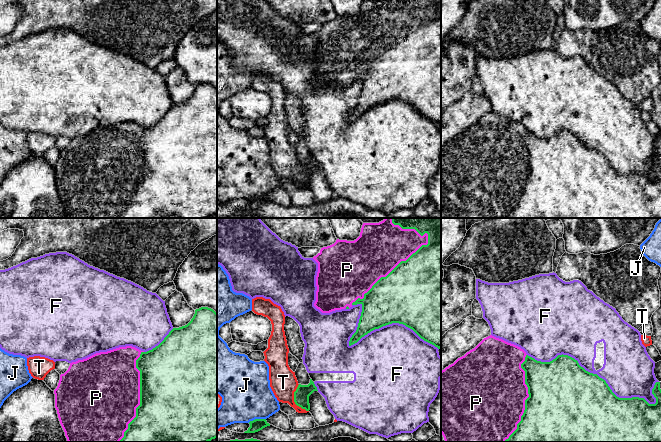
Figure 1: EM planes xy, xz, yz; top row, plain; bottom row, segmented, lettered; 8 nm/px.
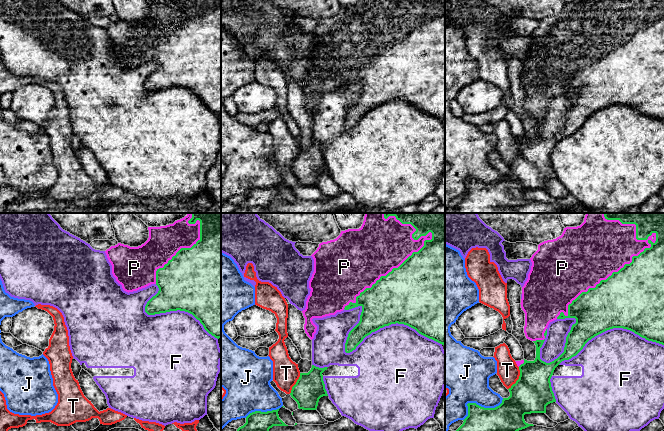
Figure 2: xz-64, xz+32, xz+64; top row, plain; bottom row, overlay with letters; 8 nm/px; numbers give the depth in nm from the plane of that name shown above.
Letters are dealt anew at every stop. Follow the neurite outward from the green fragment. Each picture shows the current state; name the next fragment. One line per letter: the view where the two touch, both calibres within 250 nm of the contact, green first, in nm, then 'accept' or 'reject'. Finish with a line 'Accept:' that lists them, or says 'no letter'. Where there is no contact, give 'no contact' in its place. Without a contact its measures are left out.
F: meets green in yz; 500 nm thick on the green side, 340 nm on the other; reject
J: meets green in xz; 100 nm thick on the green side, 400 nm on the other; reject
P: meets green in xz; 500 nm thick on the green side, 380 nm on the other; accept
T: meets green in xz; 130 nm thick on the green side, 220 nm on the other; reject
Accept: P

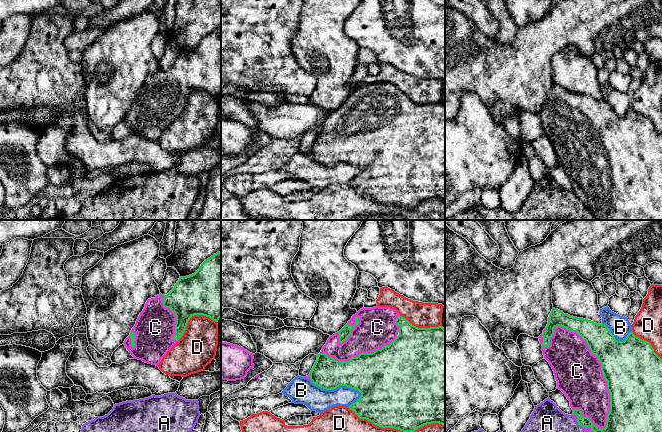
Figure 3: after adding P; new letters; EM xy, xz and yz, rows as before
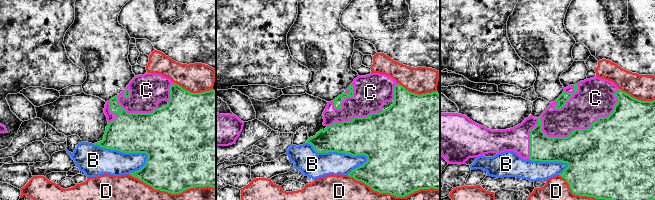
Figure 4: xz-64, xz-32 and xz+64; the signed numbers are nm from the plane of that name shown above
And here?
A: meets green in yz; 180 nm thick on the green side, 480 nm on the other; reject
B: meets green in xz; 280 nm thick on the green side, 190 nm on the other; reject
C: meets green in yz; 460 nm thick on the green side, 380 nm on the other; accept
D: meets green in xz; 500 nm thick on the green side, 300 nm on the other; reject
Accept: C

